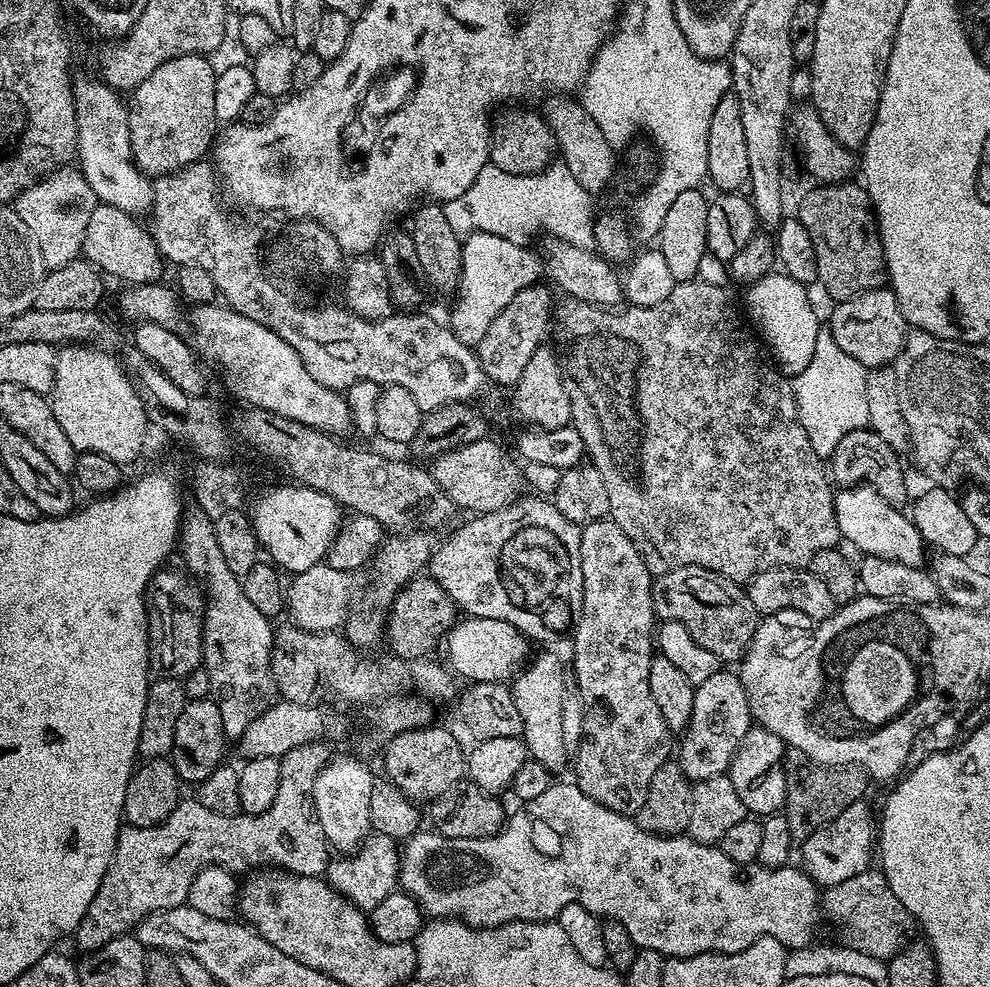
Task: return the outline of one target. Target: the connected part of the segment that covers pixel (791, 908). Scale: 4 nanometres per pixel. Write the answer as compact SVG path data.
M553 782L538 798L521 803L516 813L507 817L506 823L500 831L493 836L482 838L446 838L435 830L421 830L415 836L403 841L400 853L400 882L399 887L407 892L413 900L418 902L420 911L428 918L451 918L468 924L471 928L497 928L500 924L509 924L512 920L525 920L538 922L546 920L555 921L566 906L577 904L590 910L595 916L622 922L626 926L626 934L634 938L637 949L649 948L660 952L665 958L673 956L697 956L703 952L741 952L746 950L758 938L769 936L778 938L785 948L804 948L816 940L816 927L822 920L822 892L803 867L785 866L782 868L765 868L763 866L741 866L730 862L726 854L722 854L719 846L699 844L691 836L659 836L653 832L643 832L636 825L631 815L615 812L590 798L575 784L560 784Z

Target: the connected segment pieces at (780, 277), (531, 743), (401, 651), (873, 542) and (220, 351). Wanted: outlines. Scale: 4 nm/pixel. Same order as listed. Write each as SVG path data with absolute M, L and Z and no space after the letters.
M773 270L767 276L747 285L743 291L744 304L748 307L747 319L756 323L755 331L766 348L768 343L775 367L779 368L783 376L789 378L794 378L799 372L806 370L806 366L810 366L814 358L814 346L822 330L822 320L816 317L816 308L808 297L809 289L794 278L785 276L783 271Z
M540 652L535 656L536 653L516 673L510 687L514 706L518 706L518 714L522 718L522 739L528 748L529 757L542 762L542 766L556 774L570 760L565 743L562 742L561 699L566 664L552 652Z
M421 574L400 589L396 601L392 603L386 621L386 644L402 660L419 662L433 655L436 643L443 641L454 625L454 605L452 599L438 586L431 575Z
M867 484L841 487L834 496L834 510L841 537L849 540L860 554L902 562L915 568L925 563L926 545L911 519L901 509L890 506L878 490L869 488Z
M216 302L195 305L194 311L196 317L192 324L196 327L195 351L205 361L208 359L224 371L225 384L240 399L245 400L246 405L290 418L307 428L337 438L343 437L343 432L353 431L345 393L322 386L322 382L314 379L310 370L306 370L302 358L298 358L298 350L282 342L274 330Z

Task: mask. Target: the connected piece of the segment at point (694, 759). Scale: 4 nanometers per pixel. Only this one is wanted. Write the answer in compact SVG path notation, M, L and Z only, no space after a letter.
M721 670L710 674L706 682L695 685L695 690L694 710L687 730L679 737L678 756L686 778L693 782L725 775L742 738L746 738L748 729L754 724L746 690L735 671Z

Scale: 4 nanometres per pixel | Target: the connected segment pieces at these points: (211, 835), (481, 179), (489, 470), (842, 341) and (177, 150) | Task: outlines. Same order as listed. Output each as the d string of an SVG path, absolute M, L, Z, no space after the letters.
M313 742L310 744L303 744L294 750L290 750L287 754L279 757L280 769L282 770L282 778L278 778L278 798L274 798L270 810L262 810L262 814L254 814L253 816L245 816L243 814L238 816L227 816L226 814L214 814L214 810L209 810L208 807L202 806L199 799L188 798L181 799L180 804L170 814L170 818L166 818L161 824L154 826L134 826L130 823L125 823L120 829L118 838L116 839L116 849L112 855L110 866L106 870L106 874L102 878L102 882L98 886L98 894L94 894L94 902L90 902L90 906L86 910L86 914L82 918L82 922L77 926L74 933L74 941L80 948L84 948L85 953L96 951L96 949L106 946L106 942L110 942L116 936L129 935L135 929L136 925L142 923L150 914L161 912L162 910L170 910L171 908L178 908L188 903L188 895L190 894L190 886L194 882L194 878L204 868L210 864L216 864L219 868L226 868L233 874L248 874L253 870L263 870L269 866L278 868L286 872L293 872L295 876L319 876L323 877L328 871L330 863L330 845L328 839L324 837L322 826L316 817L316 811L312 805L312 791L314 790L314 782L318 778L318 774L323 770L324 765L328 763L330 753L324 742Z
M553 162L542 172L526 174L506 174L498 170L494 163L486 167L474 178L474 186L458 198L443 205L446 219L460 238L473 232L494 234L499 240L509 240L515 244L527 245L531 236L548 232L549 237L572 240L572 223L580 220L588 212L590 194L578 186L578 178L562 162Z
M491 437L470 442L431 461L430 471L434 482L451 498L457 509L473 508L473 513L496 512L508 504L516 503L521 495L522 468L515 459L504 456L503 448Z
M891 287L875 288L858 294L849 300L841 300L835 305L832 317L826 320L827 331L832 333L834 342L841 350L846 350L850 358L858 358L862 366L869 370L881 368L893 363L896 355L904 348L910 331L910 325L904 319L898 306L898 298Z
M182 54L178 58L170 58L170 62L162 62L146 82L131 89L132 104L127 105L128 121L130 122L130 146L132 158L136 167L149 178L169 176L182 168L203 161L209 155L214 144L214 137L218 132L218 121L214 110L214 86L217 69L207 55Z

